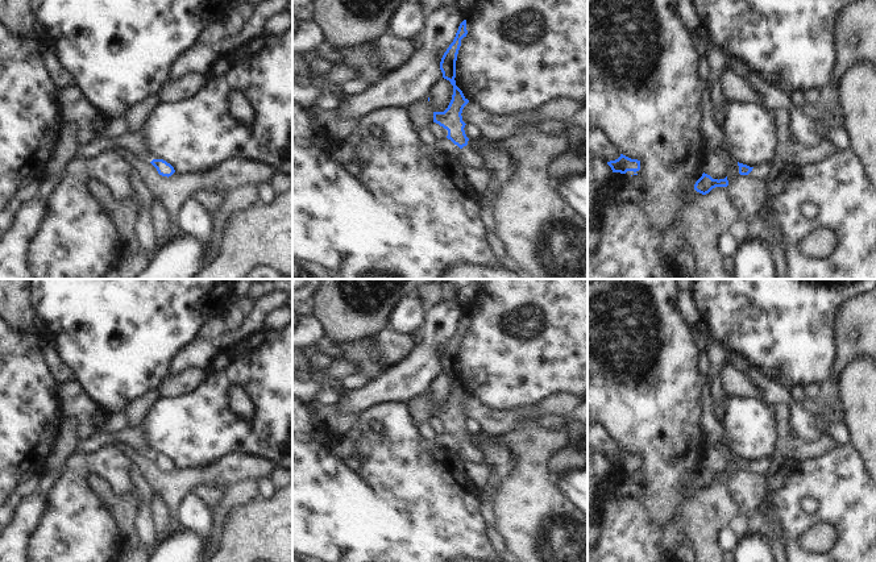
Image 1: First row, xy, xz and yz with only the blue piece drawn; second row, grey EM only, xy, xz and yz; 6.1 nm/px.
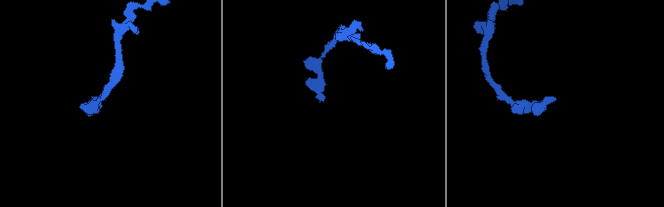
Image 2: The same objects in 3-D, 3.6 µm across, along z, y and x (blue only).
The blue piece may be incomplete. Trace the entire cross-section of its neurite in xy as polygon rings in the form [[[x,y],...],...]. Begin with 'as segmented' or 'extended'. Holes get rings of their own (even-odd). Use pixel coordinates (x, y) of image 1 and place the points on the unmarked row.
extended; [[[141,425],[132,429],[124,428],[120,433],[95,433],[87,441],[79,441],[74,453],[92,454],[103,446],[121,446],[138,458],[151,458],[162,471],[169,473],[175,467],[166,455],[150,451]]]

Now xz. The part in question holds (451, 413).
extended; [[[464,315],[453,337],[449,340],[447,346],[444,347],[440,365],[443,367],[443,372],[449,375],[453,380],[453,390],[448,403],[444,407],[433,407],[433,417],[439,419],[444,424],[448,425],[447,433],[451,434],[454,440],[461,444],[461,453],[458,457],[461,461],[470,461],[474,463],[483,465],[482,453],[473,446],[473,444],[468,440],[469,433],[465,429],[465,417],[462,416],[462,404],[469,397],[469,395],[464,391],[462,386],[456,380],[456,355],[457,349],[461,341],[461,334],[466,332],[466,315]]]

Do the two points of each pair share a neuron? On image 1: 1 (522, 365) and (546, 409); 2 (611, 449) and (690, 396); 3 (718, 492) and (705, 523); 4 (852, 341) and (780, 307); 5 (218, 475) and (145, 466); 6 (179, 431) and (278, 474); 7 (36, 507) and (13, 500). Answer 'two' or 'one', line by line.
1: two
2: two
3: one
4: two
5: one
6: two
7: two

